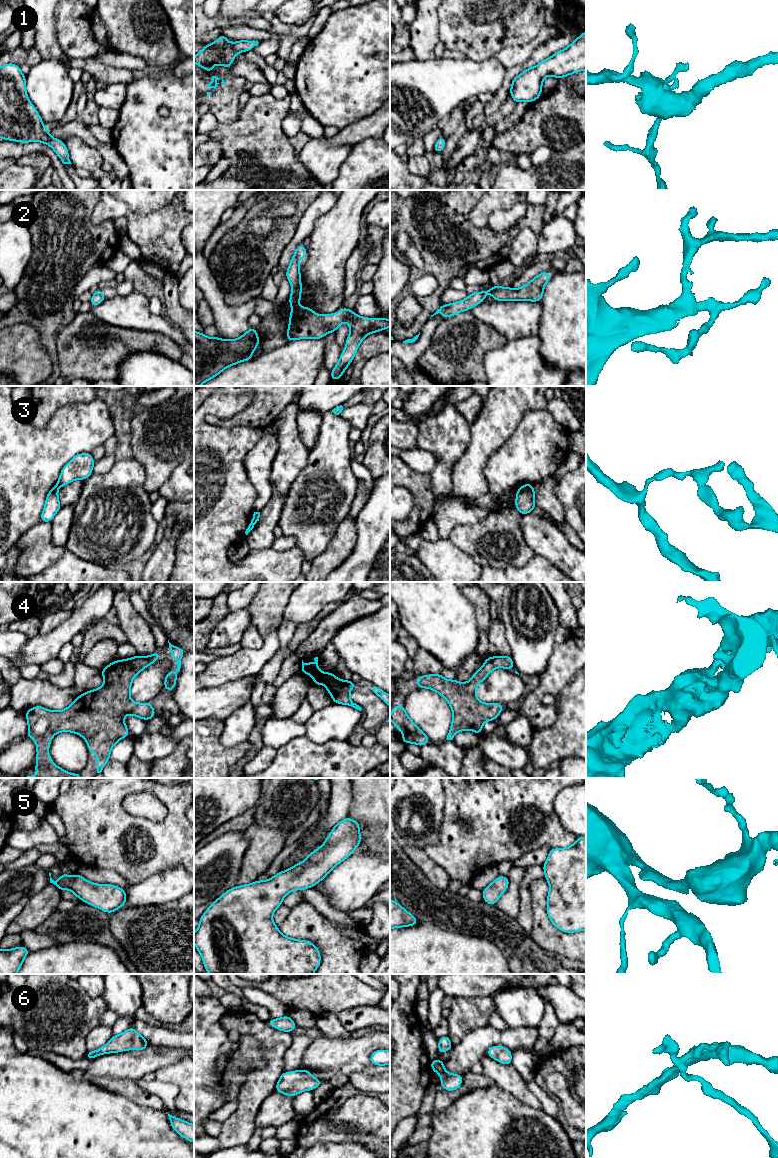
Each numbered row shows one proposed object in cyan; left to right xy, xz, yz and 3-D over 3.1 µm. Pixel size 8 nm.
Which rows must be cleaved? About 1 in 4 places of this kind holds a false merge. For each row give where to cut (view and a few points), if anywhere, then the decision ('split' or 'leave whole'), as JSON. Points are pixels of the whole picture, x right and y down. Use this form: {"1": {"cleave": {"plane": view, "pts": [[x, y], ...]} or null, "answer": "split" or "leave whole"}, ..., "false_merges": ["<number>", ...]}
{"1": {"cleave": null, "answer": "leave whole"}, "2": {"cleave": null, "answer": "leave whole"}, "3": {"cleave": {"plane": "xz", "pts": [[252, 517], [254, 525]]}, "answer": "split"}, "4": {"cleave": null, "answer": "leave whole"}, "5": {"cleave": null, "answer": "leave whole"}, "6": {"cleave": null, "answer": "leave whole"}, "false_merges": ["3"]}

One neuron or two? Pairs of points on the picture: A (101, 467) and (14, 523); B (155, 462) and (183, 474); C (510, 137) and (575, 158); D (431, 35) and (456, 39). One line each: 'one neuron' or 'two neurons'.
A: two neurons
B: two neurons
C: two neurons
D: two neurons

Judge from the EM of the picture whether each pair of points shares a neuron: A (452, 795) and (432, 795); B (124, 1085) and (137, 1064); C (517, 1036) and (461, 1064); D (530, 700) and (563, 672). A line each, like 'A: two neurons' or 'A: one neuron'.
A: two neurons
B: two neurons
C: one neuron
D: one neuron

